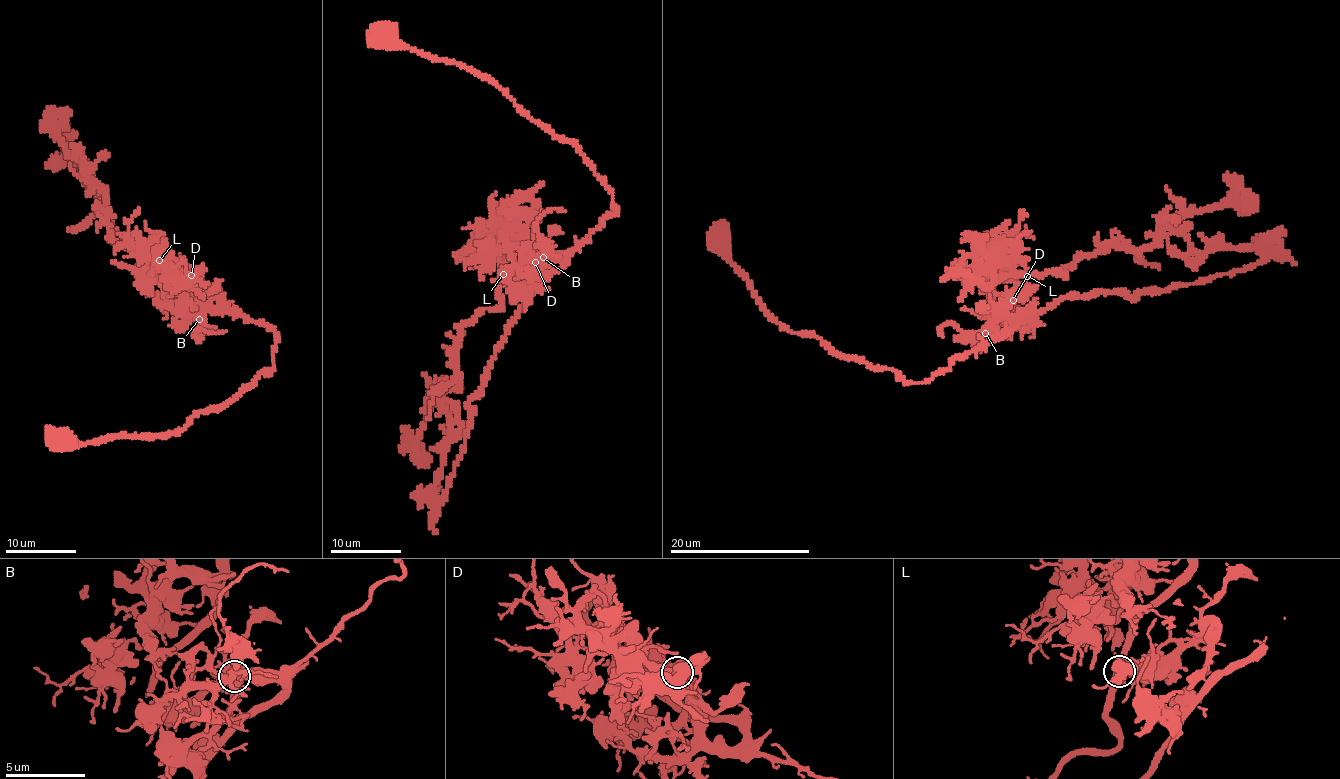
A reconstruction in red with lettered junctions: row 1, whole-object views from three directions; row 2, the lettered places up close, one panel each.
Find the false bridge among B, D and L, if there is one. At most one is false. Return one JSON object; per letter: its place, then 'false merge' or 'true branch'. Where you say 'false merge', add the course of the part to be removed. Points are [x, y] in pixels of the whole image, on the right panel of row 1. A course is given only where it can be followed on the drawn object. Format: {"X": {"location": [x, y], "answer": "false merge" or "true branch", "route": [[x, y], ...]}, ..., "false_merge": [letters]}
{"B": {"location": [985, 333], "answer": "true branch"}, "D": {"location": [1013, 300], "answer": "true branch"}, "L": {"location": [1027, 276], "answer": "false merge", "route": [[1028, 275], [1055, 271], [1063, 276], [1063, 268], [1082, 256], [1110, 247], [1152, 246], [1168, 222], [1258, 199]]}, "false_merge": ["L"]}

